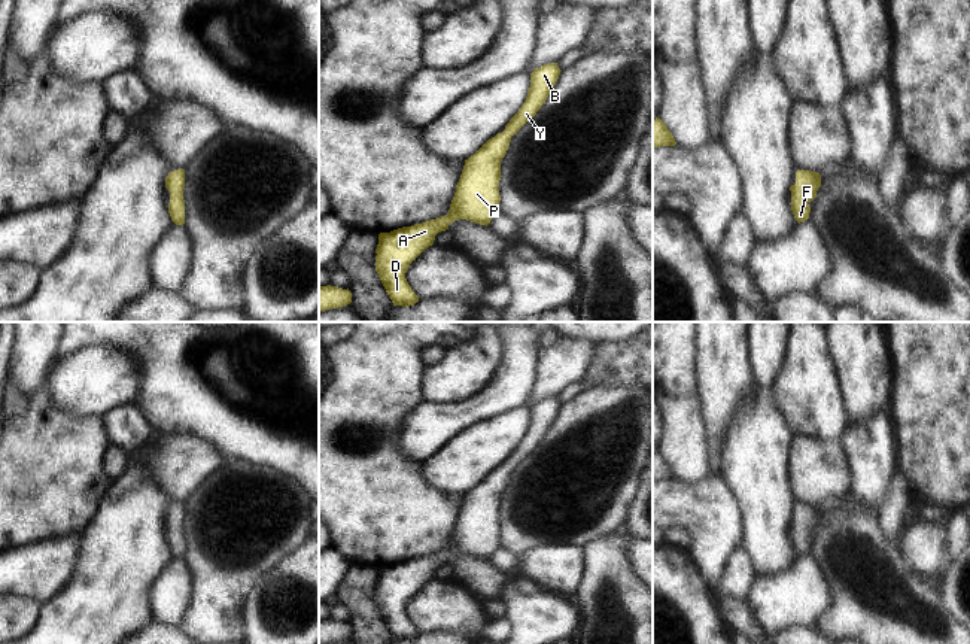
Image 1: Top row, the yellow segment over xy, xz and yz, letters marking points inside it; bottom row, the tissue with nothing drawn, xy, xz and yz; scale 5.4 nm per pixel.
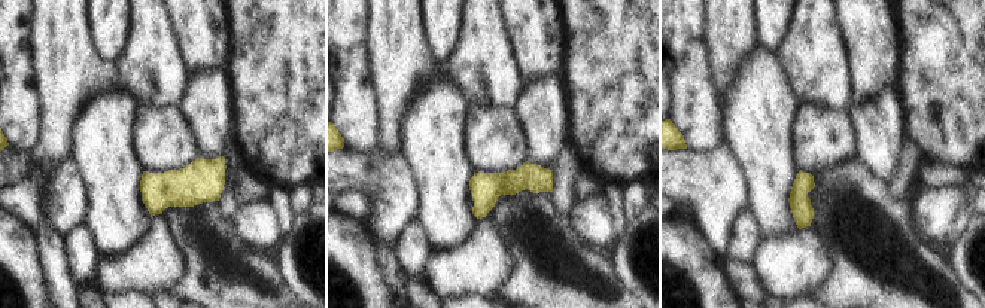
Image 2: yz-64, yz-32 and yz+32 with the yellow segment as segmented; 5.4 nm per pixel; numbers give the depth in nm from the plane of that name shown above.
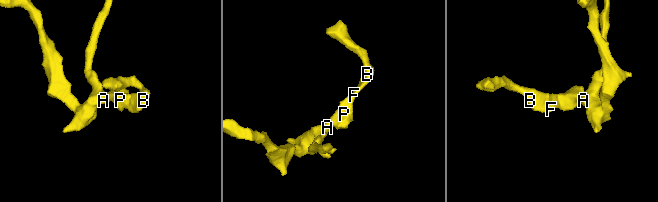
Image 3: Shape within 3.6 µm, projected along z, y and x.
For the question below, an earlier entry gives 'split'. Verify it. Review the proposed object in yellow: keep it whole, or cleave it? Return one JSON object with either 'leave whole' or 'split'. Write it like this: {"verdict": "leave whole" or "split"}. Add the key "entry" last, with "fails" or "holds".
{"verdict": "leave whole", "entry": "fails"}

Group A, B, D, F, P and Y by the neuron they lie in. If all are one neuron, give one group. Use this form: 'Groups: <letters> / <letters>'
Groups: A B D F P Y

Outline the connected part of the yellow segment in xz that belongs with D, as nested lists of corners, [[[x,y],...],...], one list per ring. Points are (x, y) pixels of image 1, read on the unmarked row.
[[[557,397],[544,398],[530,407],[530,422],[519,446],[510,453],[502,467],[489,473],[474,489],[465,493],[456,526],[446,550],[390,566],[378,568],[375,583],[375,605],[393,640],[414,640],[419,631],[405,613],[410,598],[429,580],[435,569],[448,564],[457,553],[489,559],[499,549],[501,495],[511,471],[529,456],[556,419],[560,402]]]

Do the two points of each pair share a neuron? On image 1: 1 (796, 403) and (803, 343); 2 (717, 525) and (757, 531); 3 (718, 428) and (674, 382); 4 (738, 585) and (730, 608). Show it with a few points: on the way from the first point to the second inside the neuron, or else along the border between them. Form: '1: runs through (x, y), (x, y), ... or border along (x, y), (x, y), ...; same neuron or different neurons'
1: runs through (803, 388), (803, 358); same neuron
2: border along (733, 494), (741, 515), (742, 543); different neurons
3: border along (696, 379), (711, 447); different neurons
4: border along (721, 594), (747, 600); different neurons

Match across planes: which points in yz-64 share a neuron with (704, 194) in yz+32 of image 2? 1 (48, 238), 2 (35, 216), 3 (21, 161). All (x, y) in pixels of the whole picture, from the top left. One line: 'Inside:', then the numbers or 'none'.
Inside: 3

